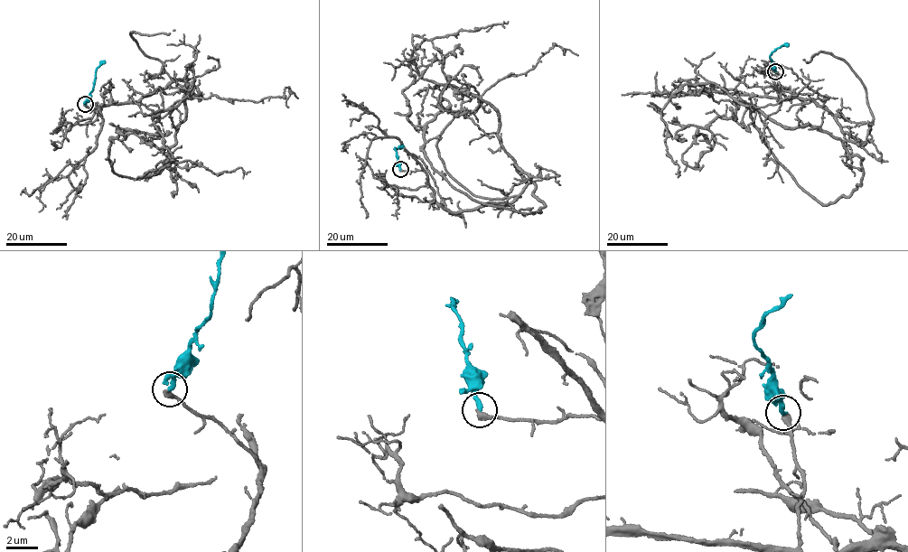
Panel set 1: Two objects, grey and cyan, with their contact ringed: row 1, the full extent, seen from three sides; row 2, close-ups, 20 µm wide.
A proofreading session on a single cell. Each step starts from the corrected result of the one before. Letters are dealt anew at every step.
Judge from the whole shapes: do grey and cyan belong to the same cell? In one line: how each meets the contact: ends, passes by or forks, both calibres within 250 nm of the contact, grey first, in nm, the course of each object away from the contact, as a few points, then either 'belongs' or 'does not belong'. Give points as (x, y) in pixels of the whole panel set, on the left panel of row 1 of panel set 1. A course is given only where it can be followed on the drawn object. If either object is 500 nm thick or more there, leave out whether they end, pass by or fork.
grey ends; cyan ends; calibres 380 and 280 nm; course grey (85, 104), (103, 119), (187, 80), (160, 172), (107, 158), (118, 134), (148, 134), (188, 182); course cyan (85, 104), (93, 89), (97, 68), (105, 60); does not belong

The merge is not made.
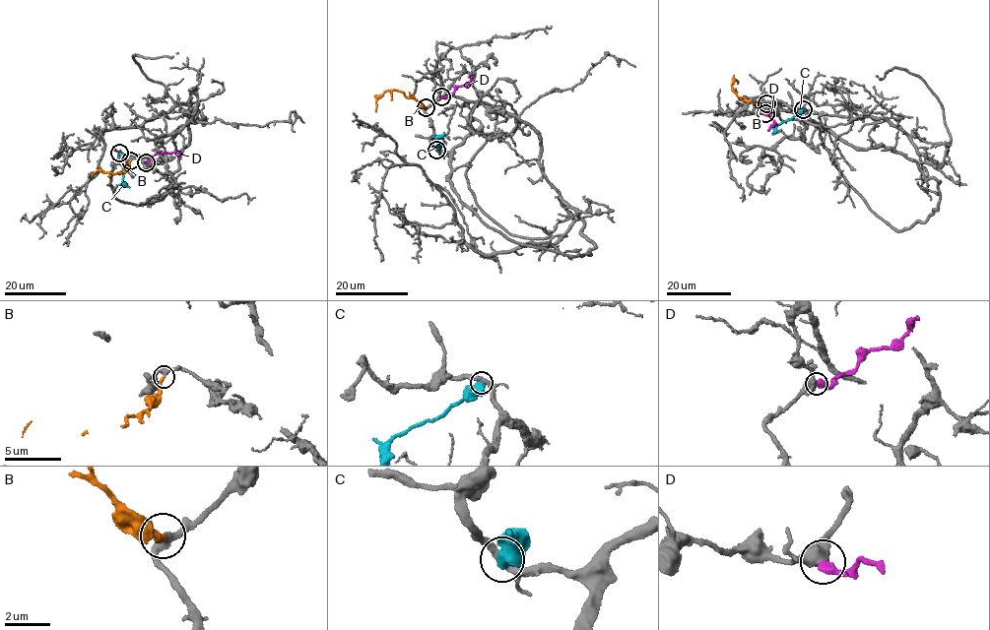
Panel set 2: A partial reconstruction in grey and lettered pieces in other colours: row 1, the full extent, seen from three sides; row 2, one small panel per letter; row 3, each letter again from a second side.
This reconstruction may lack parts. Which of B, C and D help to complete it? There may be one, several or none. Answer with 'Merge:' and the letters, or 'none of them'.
Merge: B

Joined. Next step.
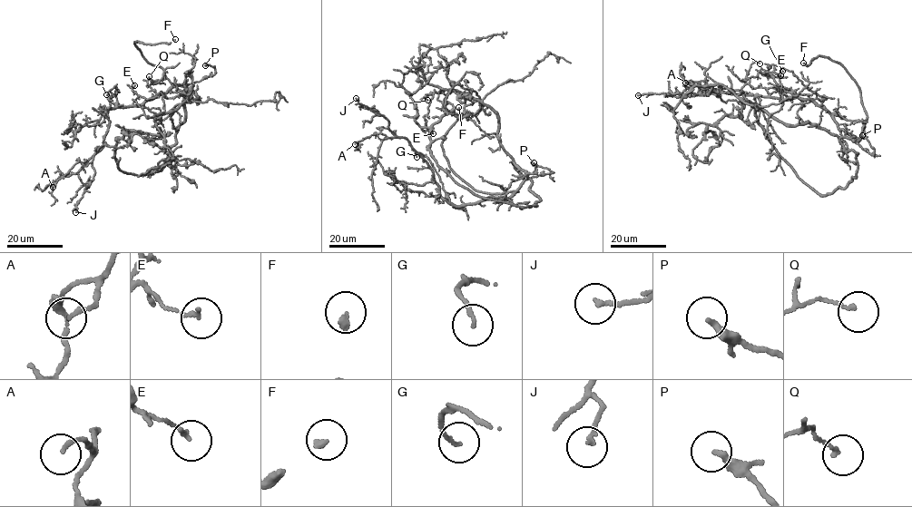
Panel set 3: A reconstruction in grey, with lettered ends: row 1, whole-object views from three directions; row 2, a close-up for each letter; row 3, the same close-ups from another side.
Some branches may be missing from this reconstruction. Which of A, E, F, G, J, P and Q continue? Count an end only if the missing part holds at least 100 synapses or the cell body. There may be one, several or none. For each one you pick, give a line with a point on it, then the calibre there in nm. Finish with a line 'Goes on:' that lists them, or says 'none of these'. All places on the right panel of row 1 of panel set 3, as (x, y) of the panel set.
F: place (803, 63); calibre 220 nm
Goes on: F

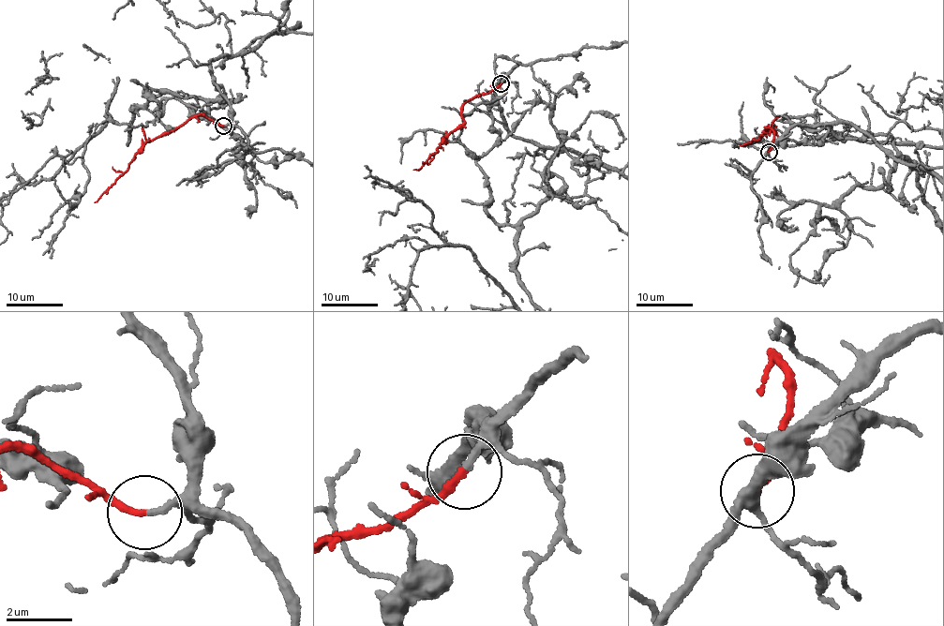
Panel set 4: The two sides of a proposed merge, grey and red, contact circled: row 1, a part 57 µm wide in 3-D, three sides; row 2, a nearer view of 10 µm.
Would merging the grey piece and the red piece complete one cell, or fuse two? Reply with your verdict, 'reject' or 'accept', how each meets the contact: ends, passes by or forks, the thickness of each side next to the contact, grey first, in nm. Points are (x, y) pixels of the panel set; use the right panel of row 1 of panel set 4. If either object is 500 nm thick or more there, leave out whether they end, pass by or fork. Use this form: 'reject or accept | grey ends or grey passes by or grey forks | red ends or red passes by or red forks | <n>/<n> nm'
accept | grey ends | red ends | 200/220 nm

